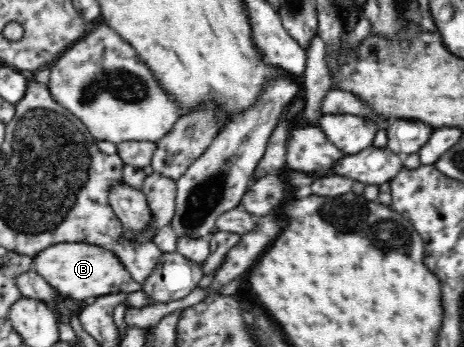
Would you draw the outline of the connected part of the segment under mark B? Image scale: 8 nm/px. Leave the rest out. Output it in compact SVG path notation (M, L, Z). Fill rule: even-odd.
M63 242L51 245L31 258L31 267L59 294L78 301L88 302L101 295L122 290L124 293L141 290L141 284L131 278L131 274L115 252L98 245L81 242Z

